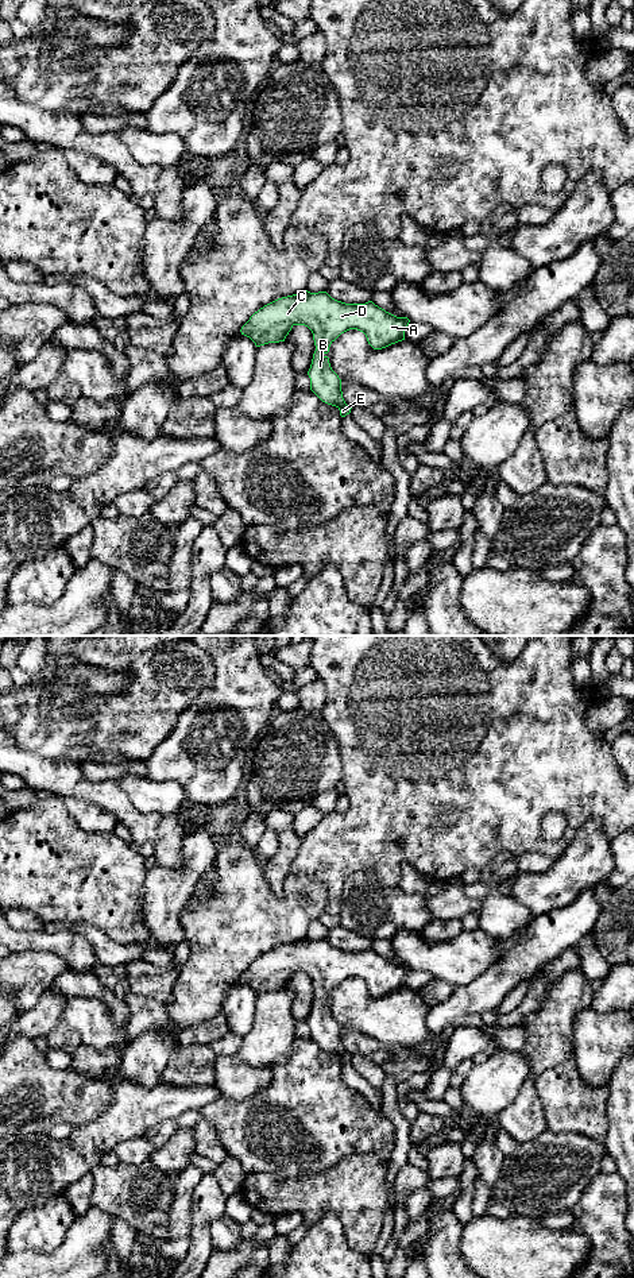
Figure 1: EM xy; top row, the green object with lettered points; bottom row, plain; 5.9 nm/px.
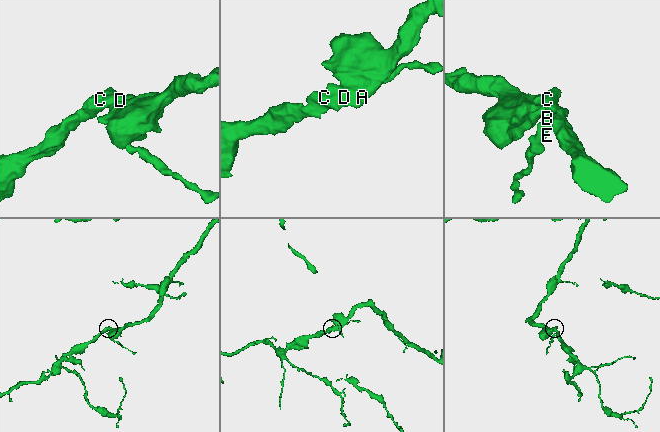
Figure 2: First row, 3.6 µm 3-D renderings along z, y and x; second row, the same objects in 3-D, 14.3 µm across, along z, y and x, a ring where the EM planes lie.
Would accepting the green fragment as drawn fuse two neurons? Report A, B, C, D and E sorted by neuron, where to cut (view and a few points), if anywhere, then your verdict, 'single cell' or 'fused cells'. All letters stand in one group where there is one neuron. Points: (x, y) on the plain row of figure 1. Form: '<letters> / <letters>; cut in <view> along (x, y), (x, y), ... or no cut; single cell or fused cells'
A B C D E; no cut; single cell

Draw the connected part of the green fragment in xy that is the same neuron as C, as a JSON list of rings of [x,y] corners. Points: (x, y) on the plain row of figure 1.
[[[304,939],[287,945],[278,946],[258,960],[255,960],[250,968],[241,974],[241,982],[250,985],[256,995],[285,989],[286,984],[294,973],[305,973],[313,981],[316,999],[313,1001],[312,1012],[308,1019],[310,1026],[310,1038],[325,1051],[336,1054],[340,1058],[340,1063],[345,1065],[351,1061],[343,1046],[341,1027],[332,1018],[329,1005],[330,992],[344,980],[349,977],[357,977],[367,985],[368,992],[374,997],[382,997],[391,992],[405,988],[405,978],[410,968],[407,965],[397,965],[384,957],[375,953],[372,949],[366,951],[345,951],[332,946],[326,939],[310,941]]]

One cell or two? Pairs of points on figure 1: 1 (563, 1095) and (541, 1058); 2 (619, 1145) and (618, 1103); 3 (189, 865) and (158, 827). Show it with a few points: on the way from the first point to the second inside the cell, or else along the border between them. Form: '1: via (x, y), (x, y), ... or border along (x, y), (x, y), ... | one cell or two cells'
1: border along (572, 1057), (532, 1077) | two cells
2: via (619, 1134), (619, 1114) | one cell
3: border along (192, 827), (184, 840), (184, 860), (158, 864) | two cells

